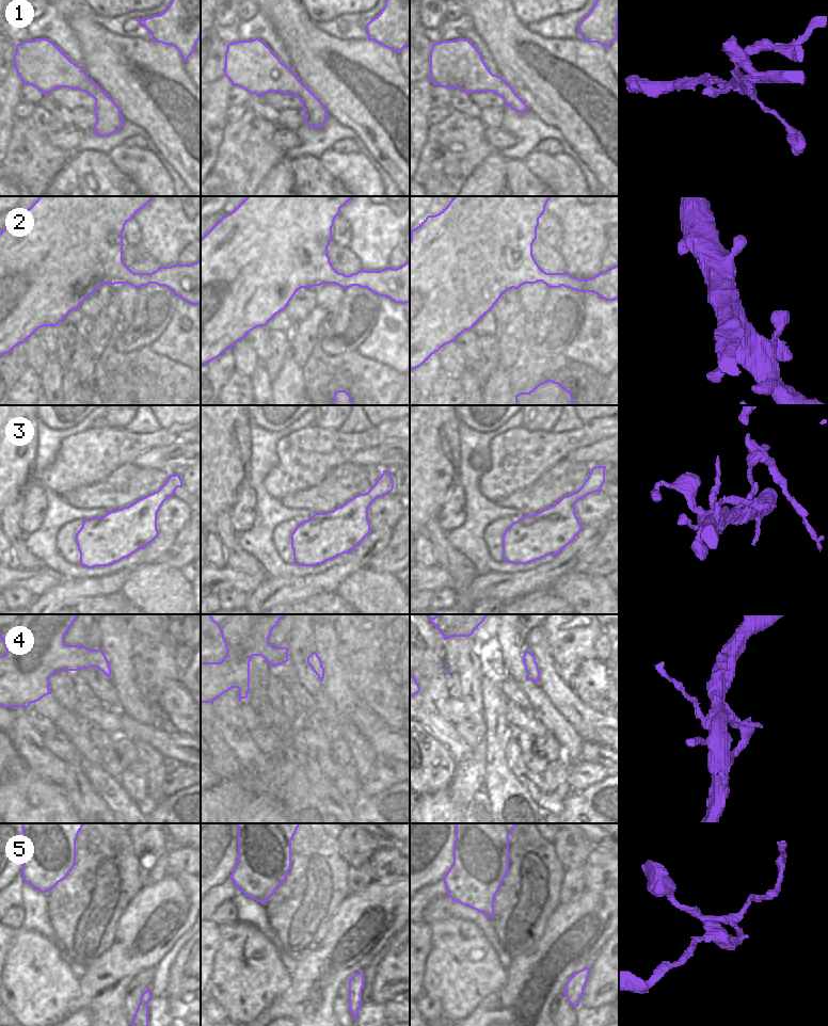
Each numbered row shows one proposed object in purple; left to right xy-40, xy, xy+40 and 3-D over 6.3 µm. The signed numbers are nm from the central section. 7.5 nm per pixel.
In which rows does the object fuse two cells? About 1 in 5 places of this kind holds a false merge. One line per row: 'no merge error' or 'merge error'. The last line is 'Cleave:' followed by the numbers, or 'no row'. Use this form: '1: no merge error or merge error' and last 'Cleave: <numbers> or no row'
1: no merge error
2: no merge error
3: merge error
4: no merge error
5: no merge error
Cleave: 3

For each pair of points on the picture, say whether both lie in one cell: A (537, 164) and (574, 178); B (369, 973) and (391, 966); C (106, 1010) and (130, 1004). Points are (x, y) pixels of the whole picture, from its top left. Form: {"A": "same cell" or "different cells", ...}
{"A": "same cell", "B": "different cells", "C": "different cells"}

